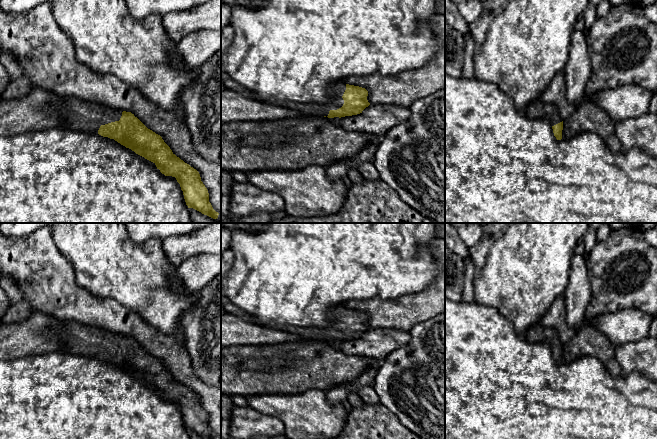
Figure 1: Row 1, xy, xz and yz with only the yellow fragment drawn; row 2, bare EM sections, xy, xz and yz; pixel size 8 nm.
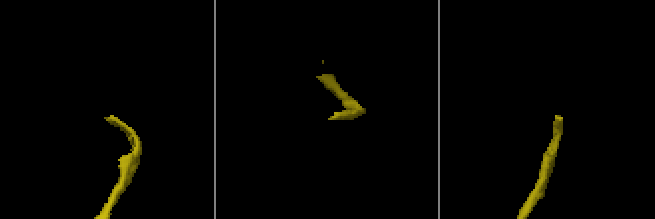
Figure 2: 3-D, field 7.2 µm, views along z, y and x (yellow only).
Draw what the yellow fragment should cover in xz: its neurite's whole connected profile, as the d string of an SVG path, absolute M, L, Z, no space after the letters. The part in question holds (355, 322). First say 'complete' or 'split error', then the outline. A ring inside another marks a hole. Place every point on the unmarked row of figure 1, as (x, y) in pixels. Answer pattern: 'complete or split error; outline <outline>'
split error; outline M221 294L221 306L226 313L235 315L237 318L247 322L265 326L270 329L293 333L301 339L312 339L316 341L345 341L362 337L370 329L367 324L368 315L365 312L338 306L332 309L334 320L322 327L298 327L294 325L268 323L263 324L253 316L248 315L235 306L225 295Z

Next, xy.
split error; outline M65 320L60 326L46 331L46 335L50 339L59 338L63 343L62 351L98 357L103 361L114 363L136 378L153 386L162 398L176 402L183 415L188 432L193 432L204 439L219 439L209 426L209 417L201 405L199 396L177 381L160 359L148 353L131 336L122 336L104 329L83 325L73 320Z

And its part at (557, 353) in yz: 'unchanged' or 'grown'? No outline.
grown

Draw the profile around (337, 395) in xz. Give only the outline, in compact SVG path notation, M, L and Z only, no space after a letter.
M379 366L371 367L363 372L357 379L332 387L325 391L328 402L332 405L343 405L350 393L356 393L358 389L366 386L373 386L374 379Z

